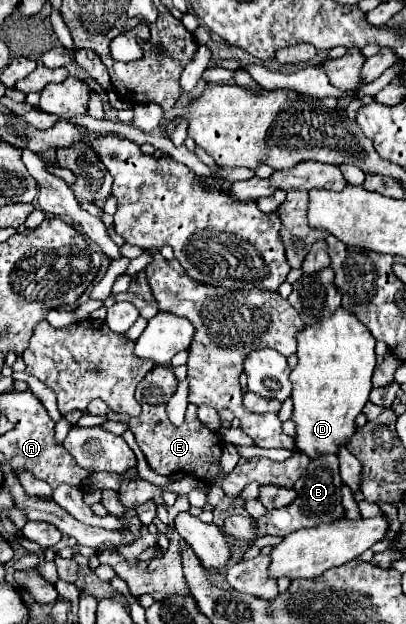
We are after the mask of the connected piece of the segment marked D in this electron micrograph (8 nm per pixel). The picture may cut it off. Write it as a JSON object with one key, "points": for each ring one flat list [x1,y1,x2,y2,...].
{"points":[[337,309,331,319,305,327,297,335,297,341,299,363,291,371,295,447,309,459,327,453,337,455,341,445,347,447,349,437,357,433,355,419,363,411,373,389,371,375,375,369,375,339,357,317]]}

